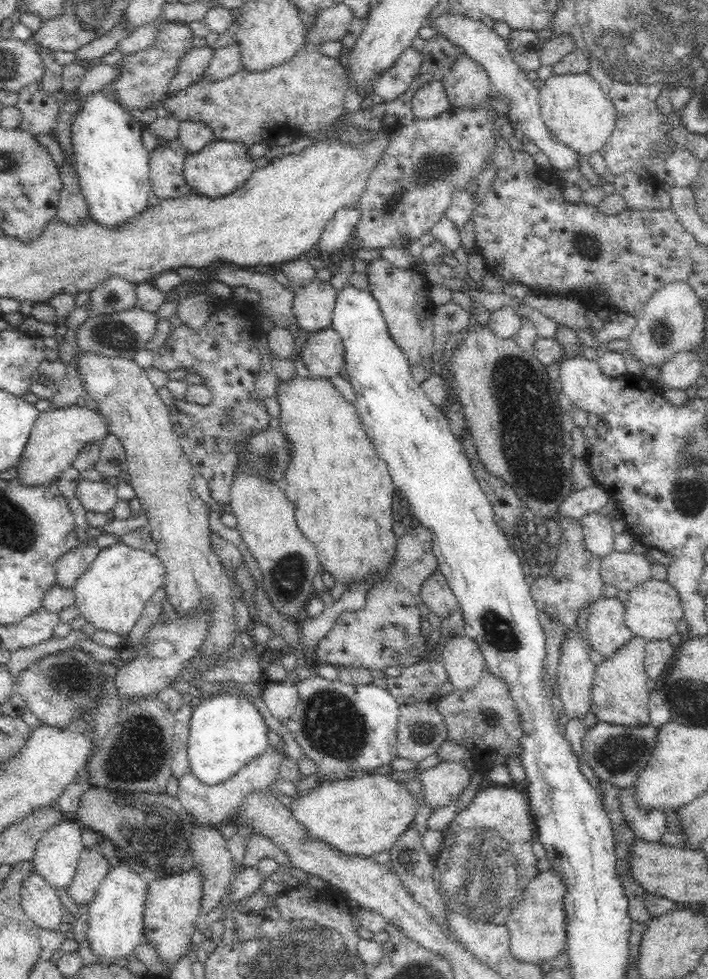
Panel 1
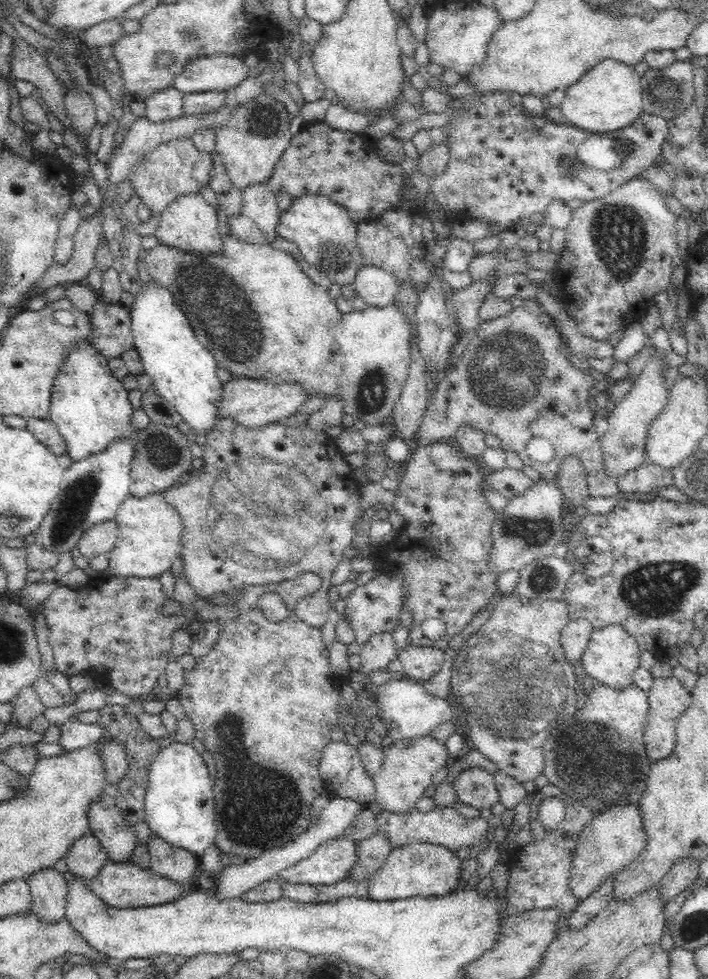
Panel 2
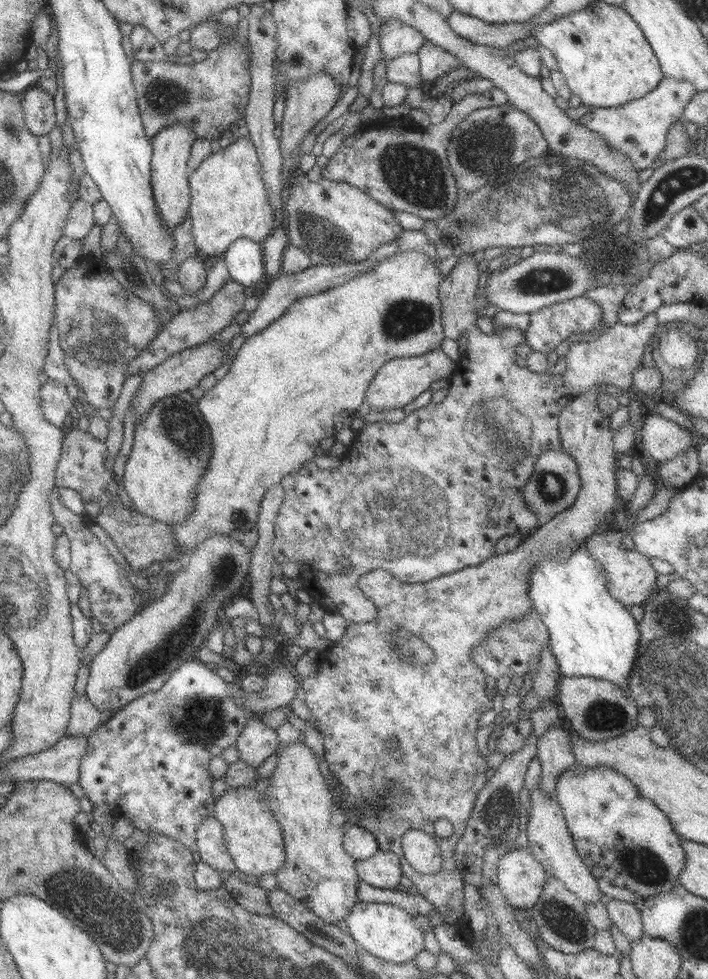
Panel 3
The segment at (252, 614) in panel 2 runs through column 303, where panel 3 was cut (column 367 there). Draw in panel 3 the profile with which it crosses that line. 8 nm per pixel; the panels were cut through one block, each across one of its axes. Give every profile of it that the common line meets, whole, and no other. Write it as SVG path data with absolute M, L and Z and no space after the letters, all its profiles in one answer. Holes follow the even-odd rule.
M601 385L590 387L568 402L558 418L561 446L576 462L581 479L581 490L573 507L540 525L513 551L496 553L476 566L464 567L460 571L438 576L425 583L404 583L384 569L374 569L363 574L359 578L359 587L377 609L376 619L364 623L349 623L344 636L335 642L334 647L328 647L321 653L318 673L303 677L301 682L305 704L318 722L317 730L324 737L325 759L336 782L331 793L338 806L344 810L348 823L366 828L374 834L379 848L395 852L399 856L403 874L413 882L424 898L436 905L436 912L440 912L442 917L449 908L452 910L462 906L464 900L465 882L460 870L456 868L455 846L465 832L466 822L476 804L478 793L487 783L486 771L489 769L488 761L477 746L476 732L482 712L490 710L493 705L486 693L486 673L472 661L470 654L478 644L488 638L492 630L510 620L522 620L532 615L533 607L528 597L528 587L530 571L536 563L540 563L538 559L570 557L574 548L584 544L596 533L606 515L618 508L618 453L613 448L614 431L610 428L610 415L602 413L598 407L598 398L601 395L598 386ZM398 628L406 628L416 638L422 638L434 650L434 661L422 665L410 663L408 657L404 657L404 653L394 643L392 632L398 632ZM392 738L400 740L398 750L388 750L386 740ZM412 744L418 744L418 752L426 752L416 754L420 758L406 756L414 750ZM442 818L448 819L452 826L452 831L445 836L435 830L435 823ZM410 829L422 830L434 838L444 860L440 872L419 873L404 858L402 836Z

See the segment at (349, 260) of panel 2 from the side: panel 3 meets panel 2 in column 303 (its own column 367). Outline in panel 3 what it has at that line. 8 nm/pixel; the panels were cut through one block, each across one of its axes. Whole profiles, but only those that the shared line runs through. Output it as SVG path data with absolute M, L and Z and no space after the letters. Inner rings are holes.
M300 172L294 177L284 201L289 220L289 244L306 252L313 265L362 262L378 245L396 240L404 231L390 208L347 182L334 182L324 177L312 182L306 173Z

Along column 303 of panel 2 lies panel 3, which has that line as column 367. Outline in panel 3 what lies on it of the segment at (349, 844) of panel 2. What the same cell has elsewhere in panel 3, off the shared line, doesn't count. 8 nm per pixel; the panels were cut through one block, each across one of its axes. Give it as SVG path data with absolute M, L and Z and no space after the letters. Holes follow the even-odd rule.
M379 848L366 860L355 860L354 867L361 881L376 888L399 888L403 872L399 856Z

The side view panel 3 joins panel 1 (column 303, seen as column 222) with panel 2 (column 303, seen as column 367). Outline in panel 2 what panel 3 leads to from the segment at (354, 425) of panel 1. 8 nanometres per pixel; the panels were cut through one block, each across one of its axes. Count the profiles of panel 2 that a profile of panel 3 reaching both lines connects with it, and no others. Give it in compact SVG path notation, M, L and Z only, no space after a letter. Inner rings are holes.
M230 234L222 236L222 252L218 252L218 254L190 254L177 248L170 248L162 243L147 251L147 254L148 256L146 256L144 262L147 263L152 281L156 281L162 287L170 289L172 295L174 295L174 302L188 317L196 338L214 355L218 367L225 368L234 377L265 380L270 384L297 382L301 384L301 388L307 394L308 399L316 396L316 398L324 398L327 401L332 396L340 396L342 398L343 414L348 414L355 420L362 420L366 425L378 426L388 422L390 417L393 416L395 404L401 395L409 373L411 363L410 343L413 337L413 328L403 315L405 312L401 312L401 308L397 308L394 302L383 307L367 306L364 310L355 309L342 313L338 310L335 300L329 295L329 291L312 282L312 279L300 269L298 261L291 254L274 248L270 243L248 244L243 240L232 237Z

